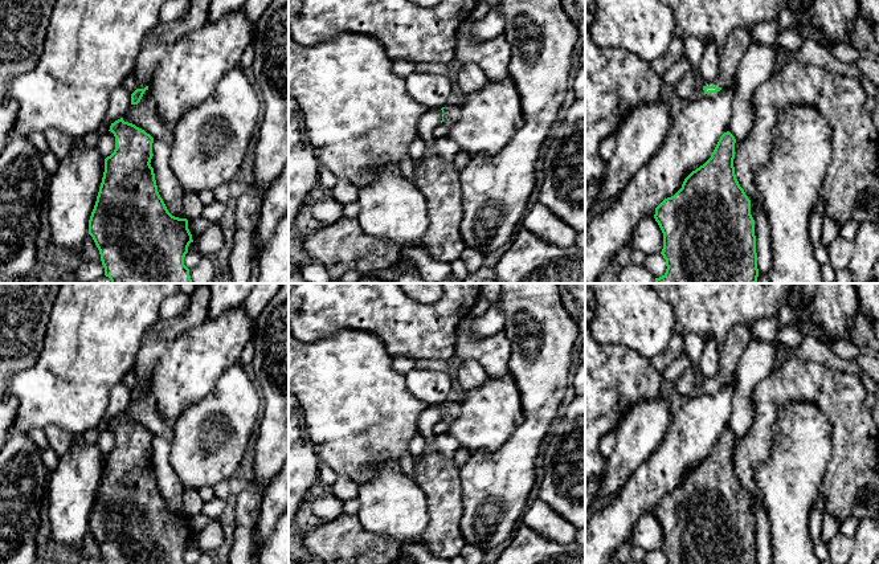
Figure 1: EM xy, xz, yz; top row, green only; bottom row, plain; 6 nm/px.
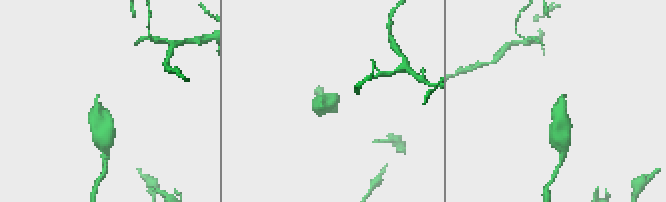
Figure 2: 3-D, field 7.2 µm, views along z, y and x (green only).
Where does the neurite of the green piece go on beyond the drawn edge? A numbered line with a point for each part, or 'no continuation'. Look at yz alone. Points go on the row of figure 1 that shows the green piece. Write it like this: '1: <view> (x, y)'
1: yz (730, 56)

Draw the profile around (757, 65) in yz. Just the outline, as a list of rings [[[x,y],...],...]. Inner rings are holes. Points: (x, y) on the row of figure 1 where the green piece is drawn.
[[[755,41],[739,62],[735,78],[736,94],[732,102],[732,118],[728,130],[736,140],[744,140],[752,131],[755,111],[751,103],[759,85],[774,74],[776,50]]]

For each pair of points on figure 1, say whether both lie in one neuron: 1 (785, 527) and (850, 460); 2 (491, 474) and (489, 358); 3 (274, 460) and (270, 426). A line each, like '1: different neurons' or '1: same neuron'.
1: different neurons
2: different neurons
3: same neuron

